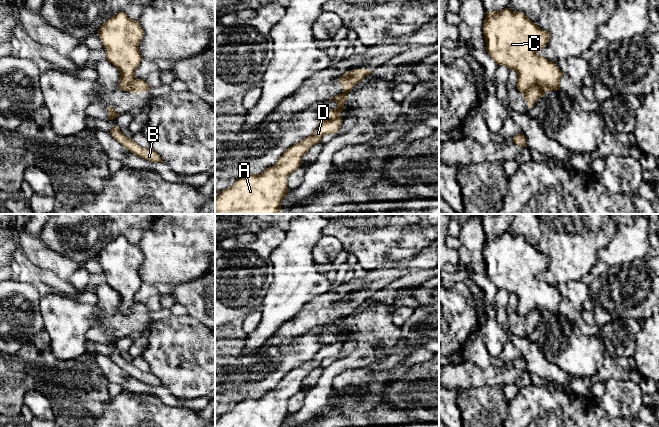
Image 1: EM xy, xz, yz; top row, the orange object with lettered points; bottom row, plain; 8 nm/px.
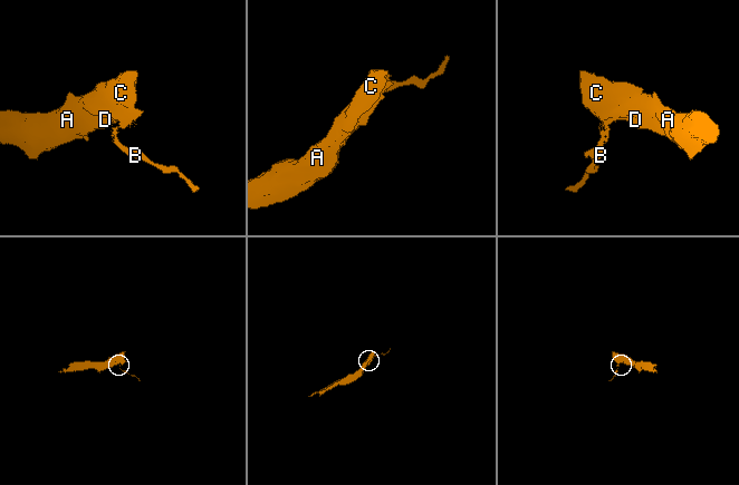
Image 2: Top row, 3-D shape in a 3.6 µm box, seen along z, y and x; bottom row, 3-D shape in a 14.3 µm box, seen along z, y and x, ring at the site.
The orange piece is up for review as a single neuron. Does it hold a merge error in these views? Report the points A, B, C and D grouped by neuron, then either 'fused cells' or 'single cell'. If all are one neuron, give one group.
A C D / B; fused cells

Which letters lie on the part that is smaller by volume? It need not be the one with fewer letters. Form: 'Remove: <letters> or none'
Remove: B

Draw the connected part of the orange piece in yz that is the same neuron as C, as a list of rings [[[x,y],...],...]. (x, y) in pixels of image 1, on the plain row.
[[[508,231],[501,235],[487,236],[483,248],[483,258],[486,265],[486,275],[496,288],[505,289],[517,297],[518,304],[516,311],[518,315],[526,315],[534,309],[537,309],[545,316],[560,314],[560,303],[564,297],[555,286],[539,279],[539,275],[548,268],[551,258],[541,253],[536,247],[526,241],[524,237],[512,236]]]

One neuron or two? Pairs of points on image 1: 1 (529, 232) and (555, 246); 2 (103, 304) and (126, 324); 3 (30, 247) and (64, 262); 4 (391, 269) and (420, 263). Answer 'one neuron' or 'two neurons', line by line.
1: two neurons
2: one neuron
3: one neuron
4: one neuron

